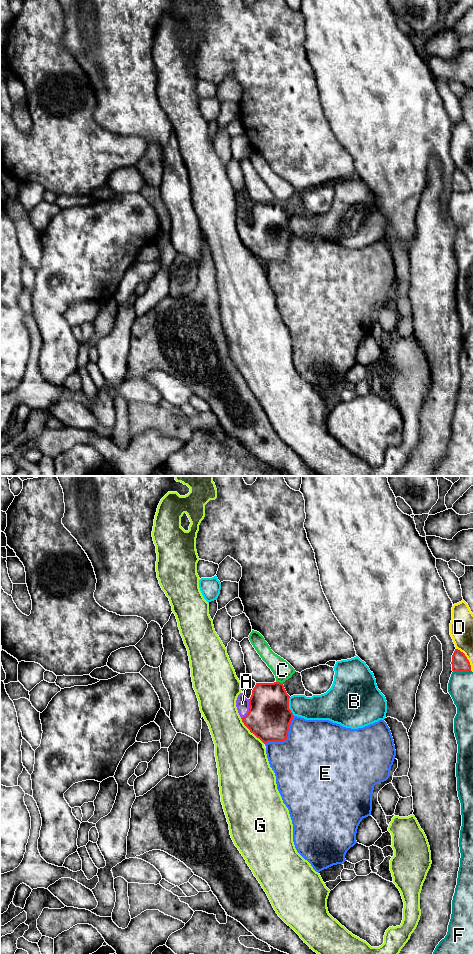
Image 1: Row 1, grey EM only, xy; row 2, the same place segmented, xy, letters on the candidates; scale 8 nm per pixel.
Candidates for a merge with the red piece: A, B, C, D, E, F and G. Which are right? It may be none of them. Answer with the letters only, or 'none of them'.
A

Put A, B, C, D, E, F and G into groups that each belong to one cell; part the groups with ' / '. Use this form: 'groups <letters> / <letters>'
groups A / B / C / D / E / F / G

